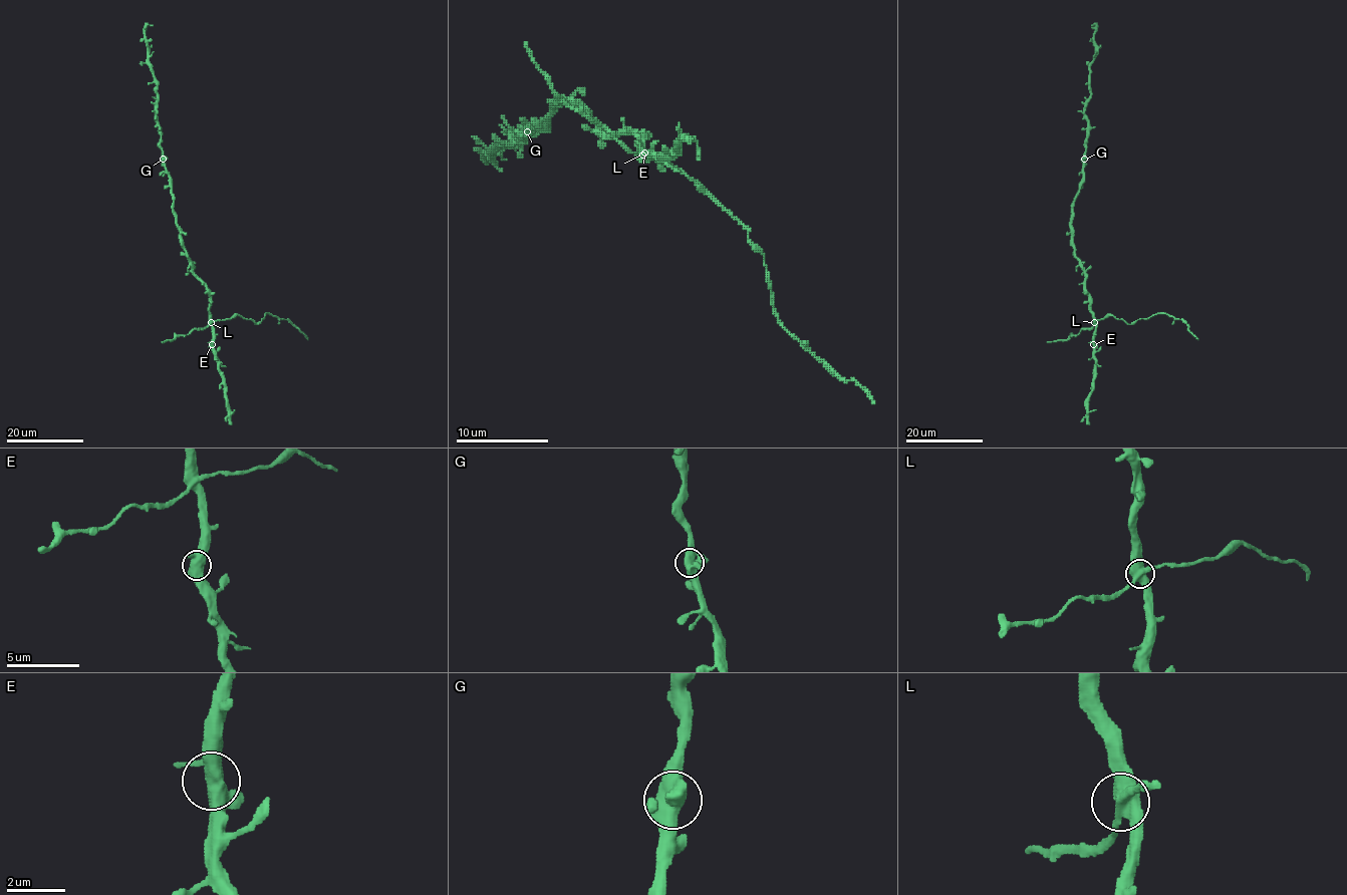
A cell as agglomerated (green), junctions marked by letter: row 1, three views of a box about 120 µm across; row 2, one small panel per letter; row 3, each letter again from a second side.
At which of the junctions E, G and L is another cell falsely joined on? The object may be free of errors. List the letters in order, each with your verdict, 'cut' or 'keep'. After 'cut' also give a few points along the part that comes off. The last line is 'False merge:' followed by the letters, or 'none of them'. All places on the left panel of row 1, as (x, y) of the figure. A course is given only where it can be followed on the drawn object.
E: keep
G: keep
L: cut | (211, 322), (237, 314), (258, 324), (265, 313), (271, 313), (287, 319), (307, 339)
False merge: L

